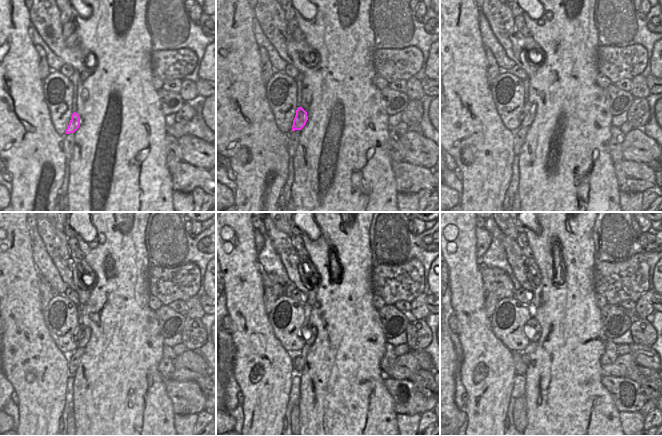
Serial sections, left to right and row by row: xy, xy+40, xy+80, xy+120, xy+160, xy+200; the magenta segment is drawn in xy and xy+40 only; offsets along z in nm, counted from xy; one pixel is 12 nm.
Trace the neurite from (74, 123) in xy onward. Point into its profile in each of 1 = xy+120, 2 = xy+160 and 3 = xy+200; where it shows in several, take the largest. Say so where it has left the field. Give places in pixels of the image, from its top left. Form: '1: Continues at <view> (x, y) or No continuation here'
1: Continues at xy+120 (82, 334)
2: Continues at xy+160 (312, 329)
3: Continues at xy+200 (537, 327).

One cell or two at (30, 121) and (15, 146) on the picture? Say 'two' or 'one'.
one

